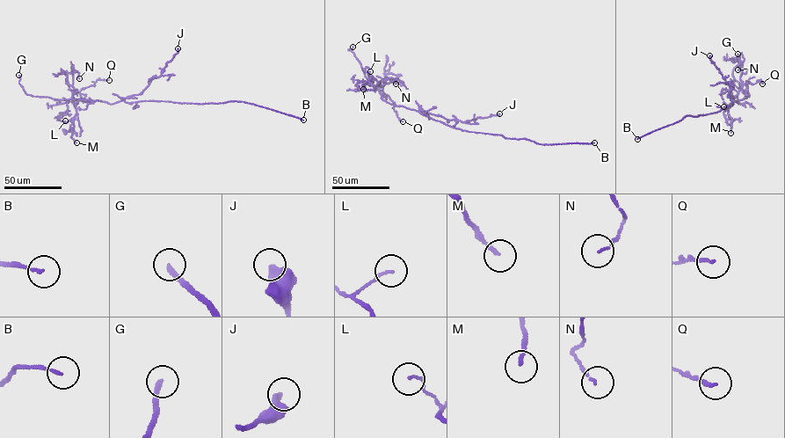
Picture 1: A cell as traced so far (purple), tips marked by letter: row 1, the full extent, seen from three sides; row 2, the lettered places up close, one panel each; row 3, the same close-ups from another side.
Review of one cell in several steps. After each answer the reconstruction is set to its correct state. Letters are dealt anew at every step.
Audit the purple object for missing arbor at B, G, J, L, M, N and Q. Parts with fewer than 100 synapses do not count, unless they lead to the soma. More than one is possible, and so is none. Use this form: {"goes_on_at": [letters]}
{"goes_on_at": ["B", "G"]}

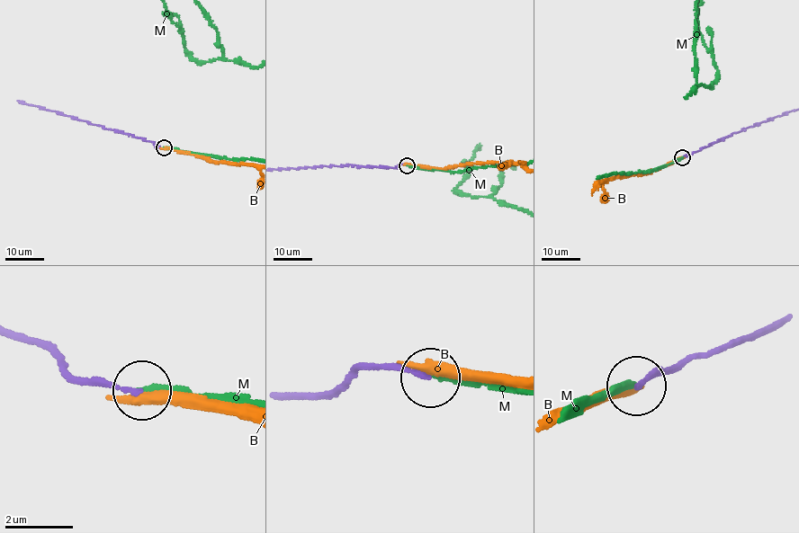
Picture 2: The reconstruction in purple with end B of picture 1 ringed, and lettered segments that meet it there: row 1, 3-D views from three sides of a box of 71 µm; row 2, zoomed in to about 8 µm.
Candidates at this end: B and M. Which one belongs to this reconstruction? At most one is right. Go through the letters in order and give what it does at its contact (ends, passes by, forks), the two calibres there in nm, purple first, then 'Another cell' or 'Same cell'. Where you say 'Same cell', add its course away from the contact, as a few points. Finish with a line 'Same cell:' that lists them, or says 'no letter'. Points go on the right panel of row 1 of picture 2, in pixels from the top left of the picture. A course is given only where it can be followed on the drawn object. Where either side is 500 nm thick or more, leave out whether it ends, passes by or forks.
B: It ends there. Thickness 120 nm (purple) against 360 nm. Another cell
M: It ends there. Thickness 110 nm (purple) against 200 nm. Another cell
Same cell: no letter

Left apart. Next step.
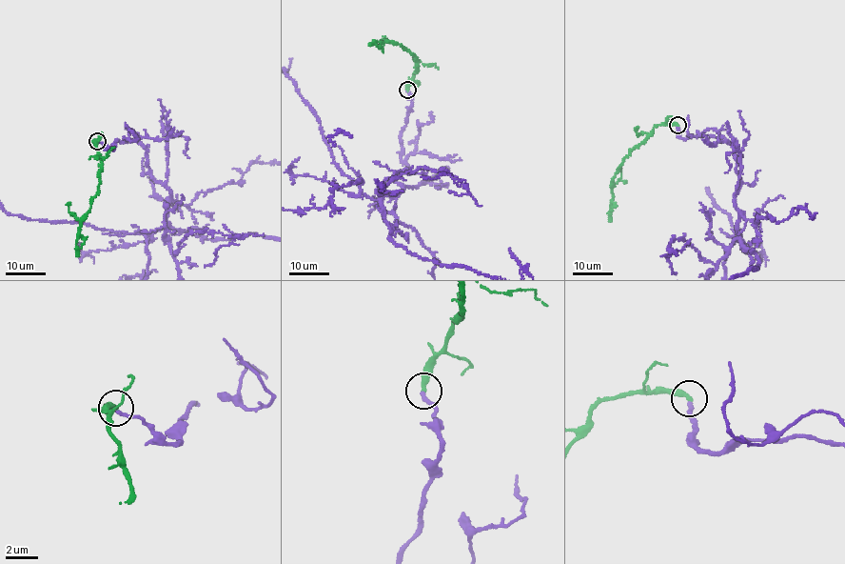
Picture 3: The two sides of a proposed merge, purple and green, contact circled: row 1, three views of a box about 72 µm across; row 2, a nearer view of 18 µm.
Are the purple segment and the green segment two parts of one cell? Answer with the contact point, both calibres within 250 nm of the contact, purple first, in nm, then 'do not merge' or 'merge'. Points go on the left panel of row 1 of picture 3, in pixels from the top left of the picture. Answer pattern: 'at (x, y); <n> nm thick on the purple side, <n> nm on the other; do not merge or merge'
at (97, 141); 240 nm thick on the purple side, 360 nm on the other; merge

